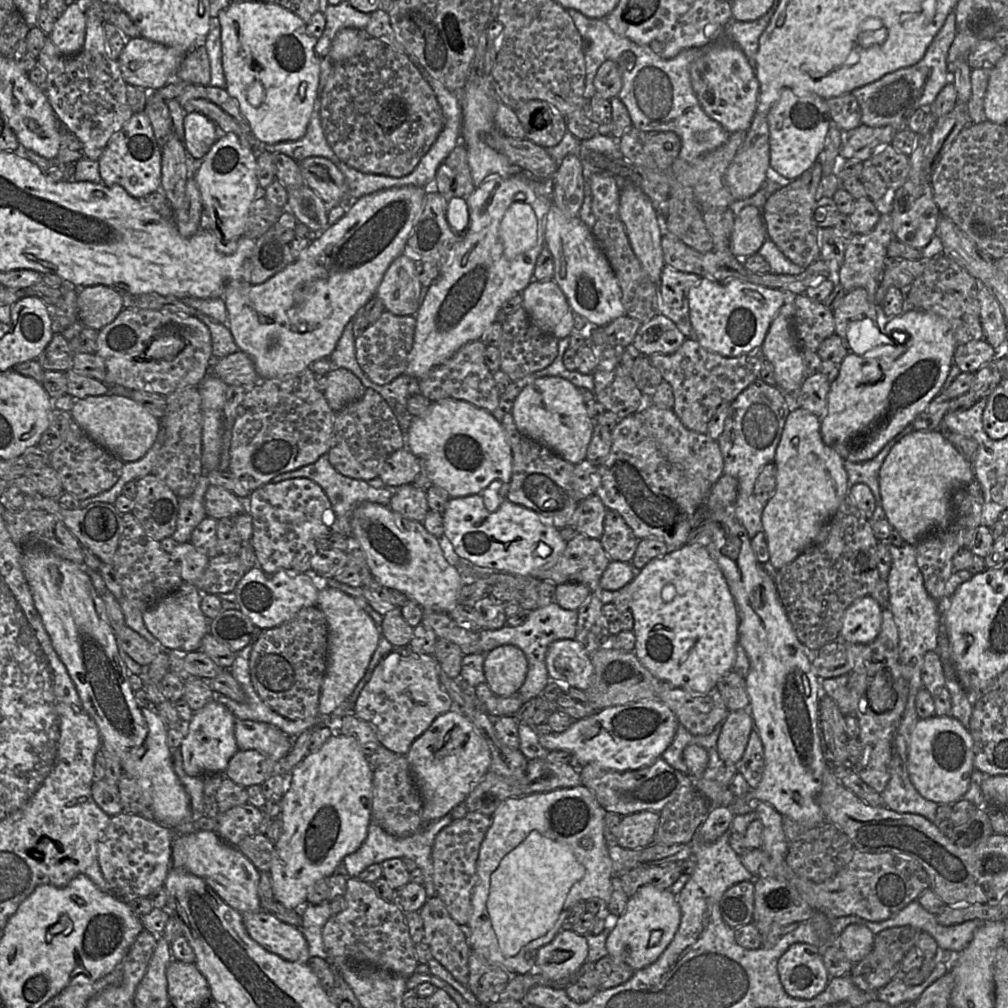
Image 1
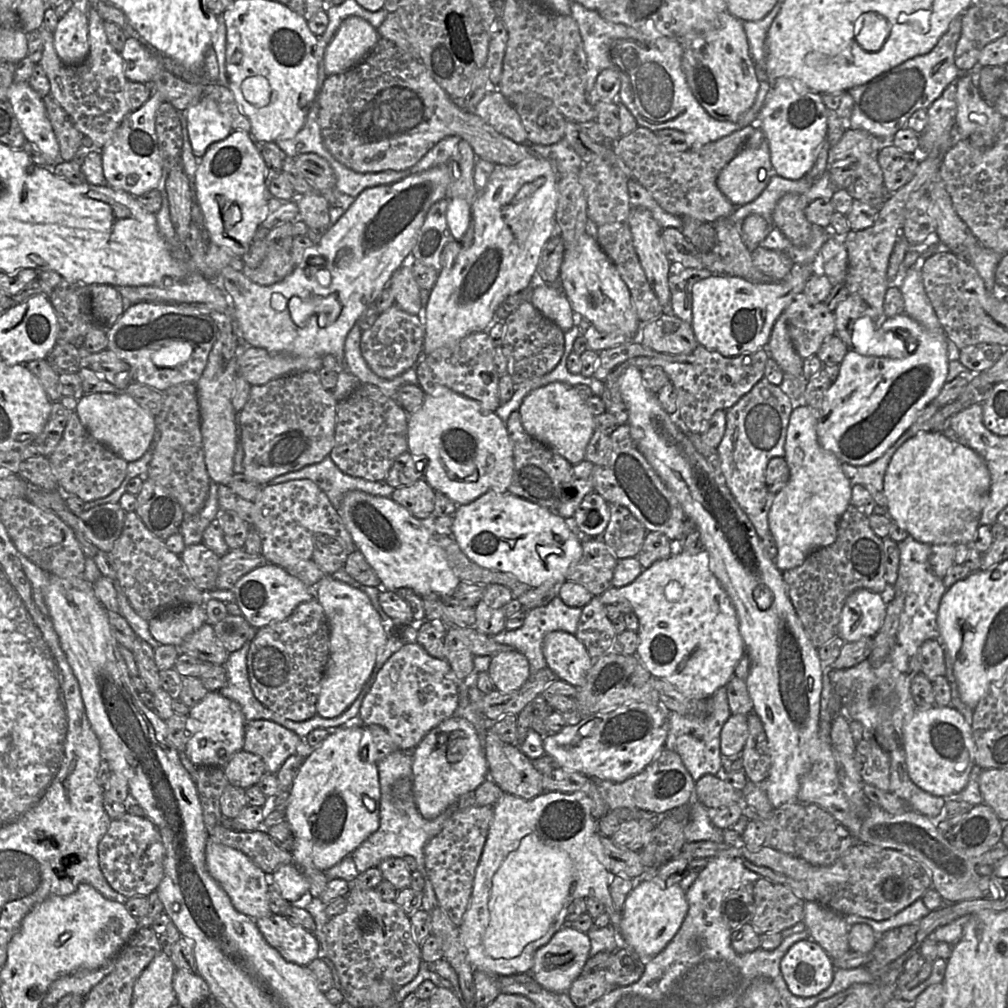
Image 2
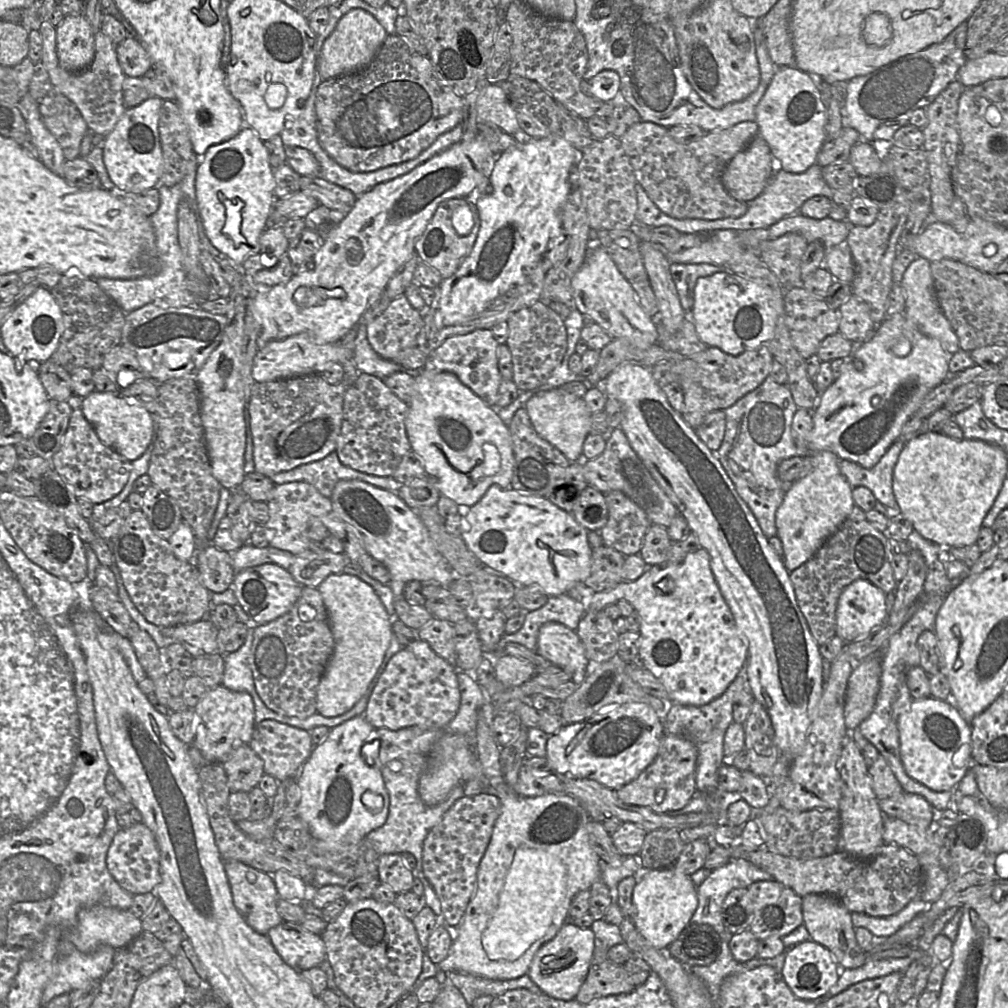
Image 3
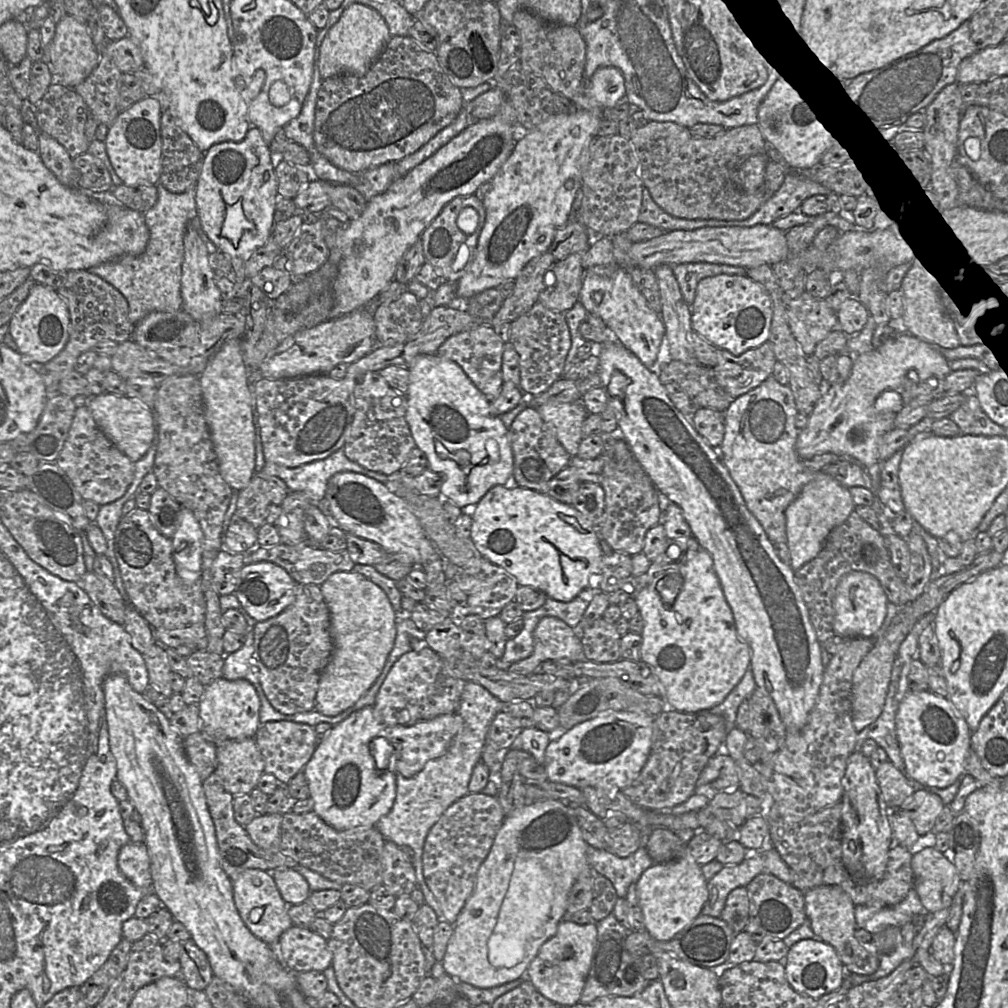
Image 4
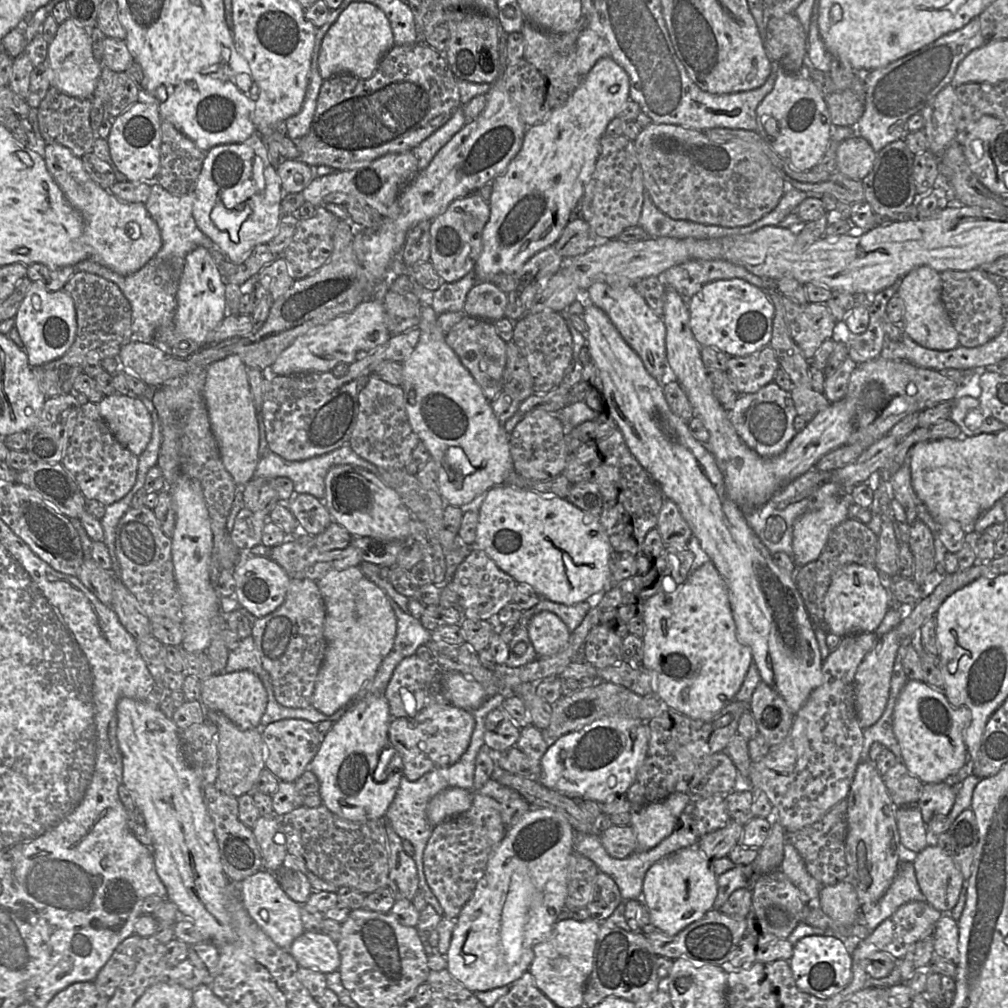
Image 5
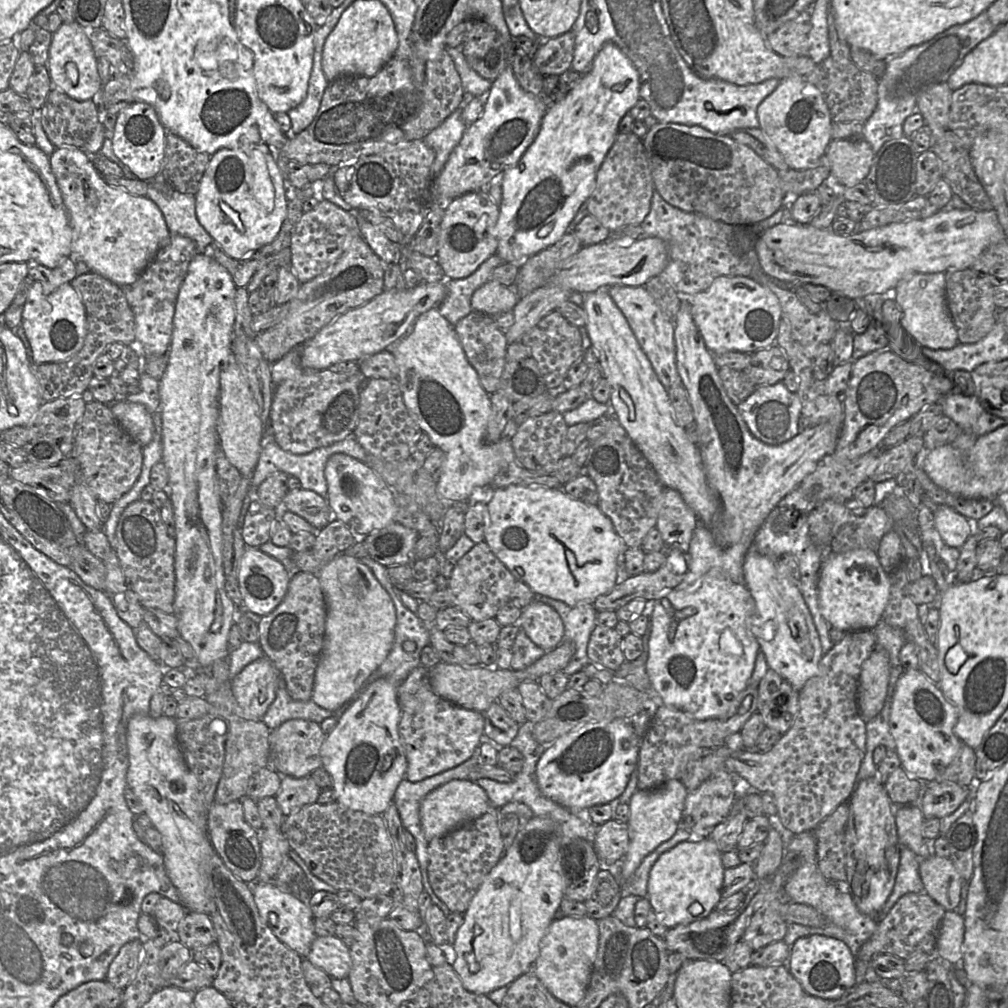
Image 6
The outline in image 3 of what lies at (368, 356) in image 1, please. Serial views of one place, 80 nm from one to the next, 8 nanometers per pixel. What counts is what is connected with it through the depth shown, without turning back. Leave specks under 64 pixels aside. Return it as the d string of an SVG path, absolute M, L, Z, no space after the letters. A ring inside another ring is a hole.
M404 294L393 299L388 307L367 325L367 339L373 350L383 359L393 361L396 356L412 346L424 326L424 316L416 310Z

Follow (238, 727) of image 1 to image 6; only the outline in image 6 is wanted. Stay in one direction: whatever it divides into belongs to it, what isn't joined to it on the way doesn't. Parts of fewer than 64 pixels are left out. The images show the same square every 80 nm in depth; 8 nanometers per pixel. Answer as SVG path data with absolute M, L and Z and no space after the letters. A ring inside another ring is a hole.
M292 719L272 729L269 733L269 763L268 767L280 775L295 778L305 777L317 768L322 767L320 750L326 734L320 725L305 719Z

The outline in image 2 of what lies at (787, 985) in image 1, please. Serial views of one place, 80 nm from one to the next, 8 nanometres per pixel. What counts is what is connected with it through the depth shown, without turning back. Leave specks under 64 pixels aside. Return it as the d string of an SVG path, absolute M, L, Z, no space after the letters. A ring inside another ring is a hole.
M813 940L795 943L780 964L781 973L790 992L810 998L826 990L833 981L832 958Z

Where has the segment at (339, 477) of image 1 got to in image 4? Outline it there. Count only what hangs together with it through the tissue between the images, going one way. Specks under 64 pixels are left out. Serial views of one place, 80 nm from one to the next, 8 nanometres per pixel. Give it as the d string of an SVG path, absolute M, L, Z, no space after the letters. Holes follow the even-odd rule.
M343 448L324 459L312 461L295 468L271 462L265 463L260 472L282 479L290 491L301 491L313 501L324 501L329 479L334 474L343 471L351 471L373 478L397 493L397 489L393 488L398 485L398 482L394 480L397 473L385 475L368 470L347 458Z

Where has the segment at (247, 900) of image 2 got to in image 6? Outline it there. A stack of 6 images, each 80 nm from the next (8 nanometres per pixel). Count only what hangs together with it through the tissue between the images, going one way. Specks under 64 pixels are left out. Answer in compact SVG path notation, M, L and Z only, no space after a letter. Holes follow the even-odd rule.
M254 881L248 884L252 885L253 898L263 921L283 944L306 959L311 945L317 937L314 928L315 917L307 901L270 883Z

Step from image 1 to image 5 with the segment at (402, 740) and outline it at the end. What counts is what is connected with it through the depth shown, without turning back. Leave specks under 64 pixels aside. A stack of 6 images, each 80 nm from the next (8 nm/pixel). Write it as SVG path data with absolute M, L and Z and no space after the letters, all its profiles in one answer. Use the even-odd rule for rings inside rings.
M417 654L404 658L395 668L383 693L388 701L391 717L415 717L429 704L450 703L444 695L442 675L443 671L434 660L426 661Z

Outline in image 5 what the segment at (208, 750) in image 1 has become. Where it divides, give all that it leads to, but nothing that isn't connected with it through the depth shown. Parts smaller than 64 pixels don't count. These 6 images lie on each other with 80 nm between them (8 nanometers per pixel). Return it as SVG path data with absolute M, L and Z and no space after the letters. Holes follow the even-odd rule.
M249 670L214 674L201 681L200 701L206 710L222 712L243 729L260 727L261 718L268 702L267 690L262 680Z

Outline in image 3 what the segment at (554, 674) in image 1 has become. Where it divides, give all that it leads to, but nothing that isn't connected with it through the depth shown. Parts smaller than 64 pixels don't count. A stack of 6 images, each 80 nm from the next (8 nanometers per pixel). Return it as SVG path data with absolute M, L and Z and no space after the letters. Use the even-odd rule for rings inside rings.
M559 622L544 623L538 634L537 653L569 673L577 685L584 681L589 659L575 630Z

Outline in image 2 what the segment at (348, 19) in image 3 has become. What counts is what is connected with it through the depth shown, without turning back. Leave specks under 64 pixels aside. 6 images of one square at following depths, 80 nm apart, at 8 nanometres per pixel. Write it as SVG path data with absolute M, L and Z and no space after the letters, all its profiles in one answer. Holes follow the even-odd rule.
M347 17L325 49L323 65L326 75L342 73L358 64L379 38L377 29L364 19Z

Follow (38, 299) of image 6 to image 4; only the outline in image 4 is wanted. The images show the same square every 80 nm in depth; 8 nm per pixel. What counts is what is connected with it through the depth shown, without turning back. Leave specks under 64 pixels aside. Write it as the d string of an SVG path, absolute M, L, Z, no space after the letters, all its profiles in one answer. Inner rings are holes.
M35 283L29 295L8 323L8 333L17 346L17 352L28 362L46 364L65 347L69 338L70 315L65 300L56 290Z

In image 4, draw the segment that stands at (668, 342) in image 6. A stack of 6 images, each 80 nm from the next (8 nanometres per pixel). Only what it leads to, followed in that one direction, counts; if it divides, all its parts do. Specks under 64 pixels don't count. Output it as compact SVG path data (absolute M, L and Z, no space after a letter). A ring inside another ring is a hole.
M618 267L611 276L584 275L579 301L588 313L603 320L619 343L652 370L665 334L665 326L660 315L649 308L625 268Z

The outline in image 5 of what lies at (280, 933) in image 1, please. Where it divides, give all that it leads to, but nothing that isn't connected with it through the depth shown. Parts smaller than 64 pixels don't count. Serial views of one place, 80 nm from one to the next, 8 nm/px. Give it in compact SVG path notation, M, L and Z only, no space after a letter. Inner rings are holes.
M305 931L293 941L289 953L294 957L299 967L315 969L323 974L338 971L341 963L336 942L323 933Z

